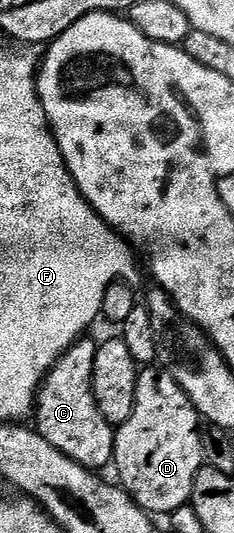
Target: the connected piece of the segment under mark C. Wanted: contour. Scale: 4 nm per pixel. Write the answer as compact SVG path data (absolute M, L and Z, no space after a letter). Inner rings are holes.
M81 338L76 345L49 370L44 383L38 389L34 405L34 427L50 446L54 446L66 458L78 462L83 468L104 470L113 463L116 454L116 433L113 425L102 418L92 389L94 358L97 341Z

